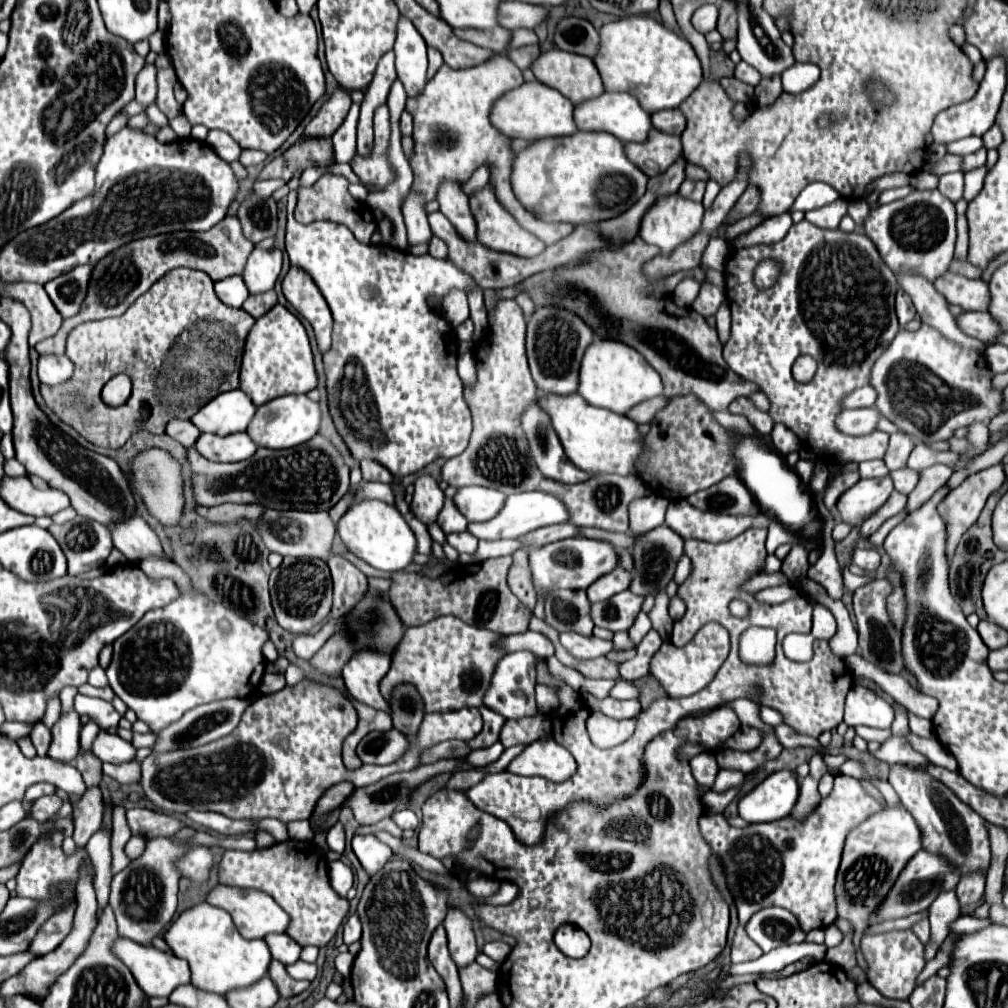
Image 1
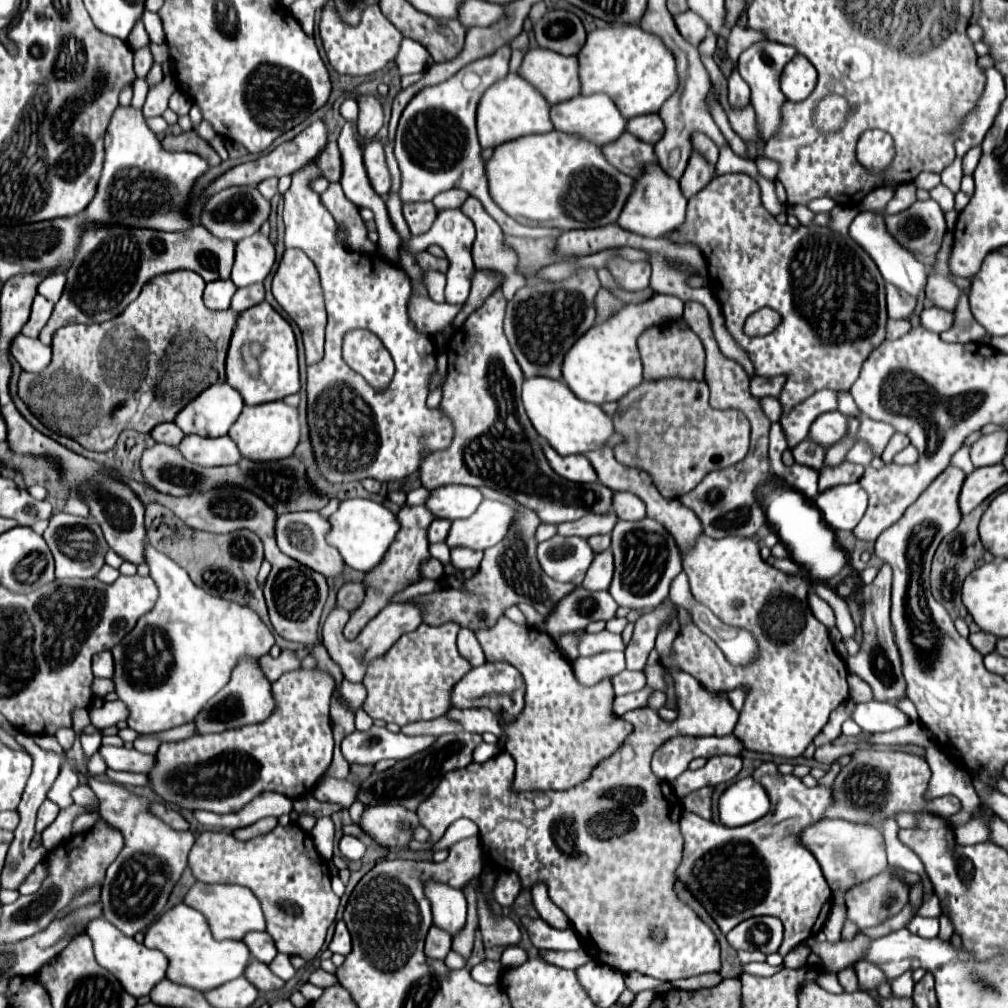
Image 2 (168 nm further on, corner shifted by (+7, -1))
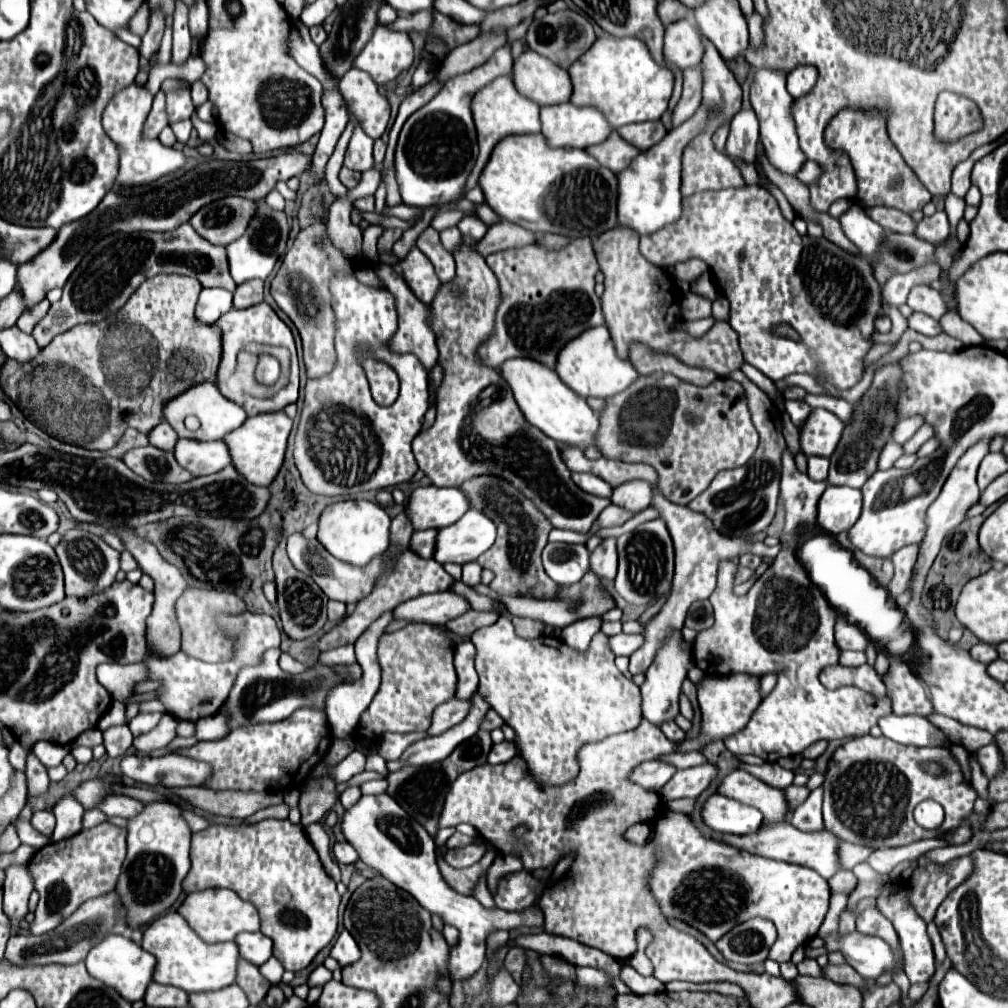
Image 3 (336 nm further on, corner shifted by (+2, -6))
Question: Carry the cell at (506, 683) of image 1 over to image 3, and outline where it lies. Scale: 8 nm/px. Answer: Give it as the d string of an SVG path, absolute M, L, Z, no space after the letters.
M450 698L448 702L440 704L434 712L434 718L432 718L432 726L428 728L428 734L438 734L438 732L446 732L448 728L460 724L464 720L464 716L468 716L472 708L472 698L468 700L460 700L460 698Z

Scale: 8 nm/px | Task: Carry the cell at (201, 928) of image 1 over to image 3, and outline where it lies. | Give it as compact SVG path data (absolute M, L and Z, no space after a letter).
M170 912L166 916L160 916L154 920L146 930L142 938L142 948L156 956L156 976L154 980L158 984L178 986L192 992L206 992L206 990L220 990L226 986L232 986L236 982L236 966L240 960L238 946L234 942L220 942L220 944L206 944L180 916L178 912Z

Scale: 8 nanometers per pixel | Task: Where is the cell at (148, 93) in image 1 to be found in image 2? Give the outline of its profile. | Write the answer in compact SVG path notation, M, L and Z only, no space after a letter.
M149 45L137 49L137 51L135 51L135 75L137 75L139 79L147 77L151 65L153 65L153 55L151 55L151 51L149 51Z

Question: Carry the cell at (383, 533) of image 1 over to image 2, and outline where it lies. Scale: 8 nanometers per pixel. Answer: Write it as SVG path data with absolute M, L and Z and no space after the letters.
M373 499L341 501L339 509L329 517L329 525L331 525L331 529L327 531L327 543L341 553L343 561L351 569L359 569L363 573L373 569L383 559L383 555L387 553L389 545L393 543L393 539L399 531L397 517L385 505L381 505Z

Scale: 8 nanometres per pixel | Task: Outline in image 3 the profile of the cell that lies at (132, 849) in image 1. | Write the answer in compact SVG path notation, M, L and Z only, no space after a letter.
M102 822L90 830L78 832L68 840L50 842L40 848L30 860L36 890L40 892L38 910L30 922L30 934L40 936L54 930L62 920L66 920L80 904L90 898L104 896L114 890L116 876L126 856L126 832L110 822Z

